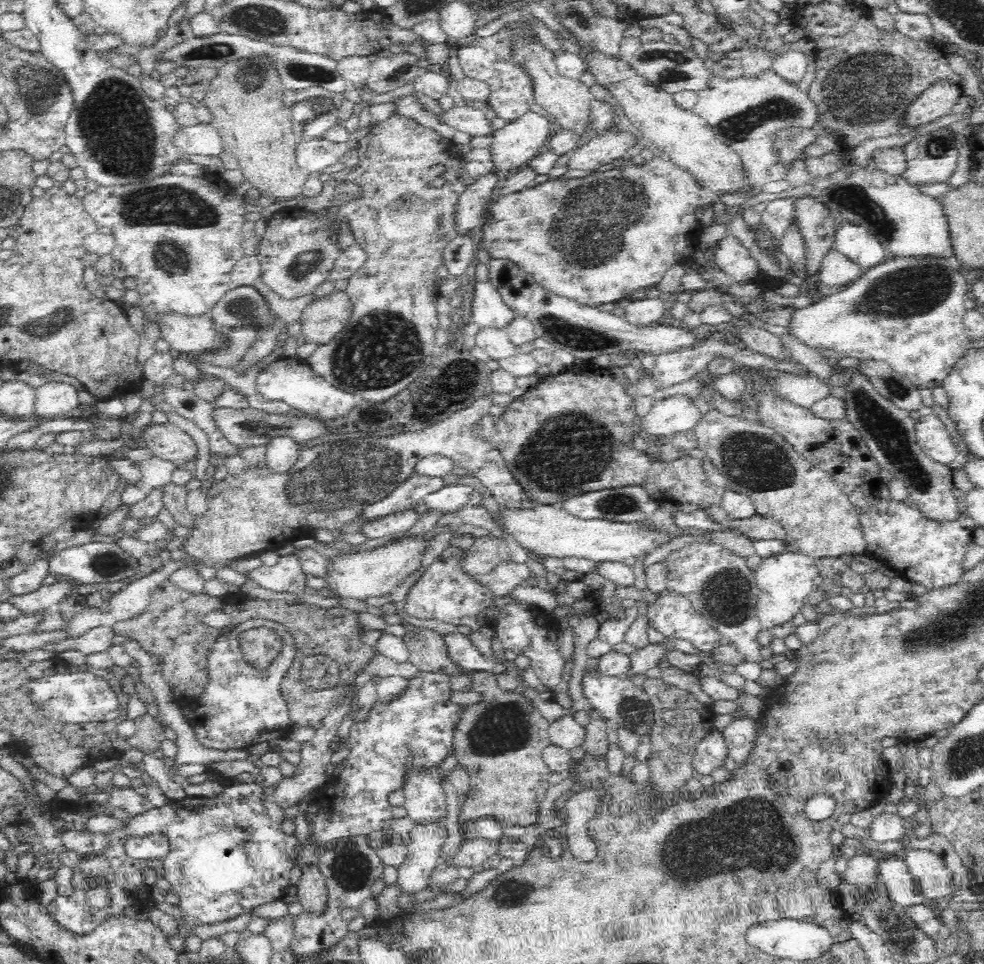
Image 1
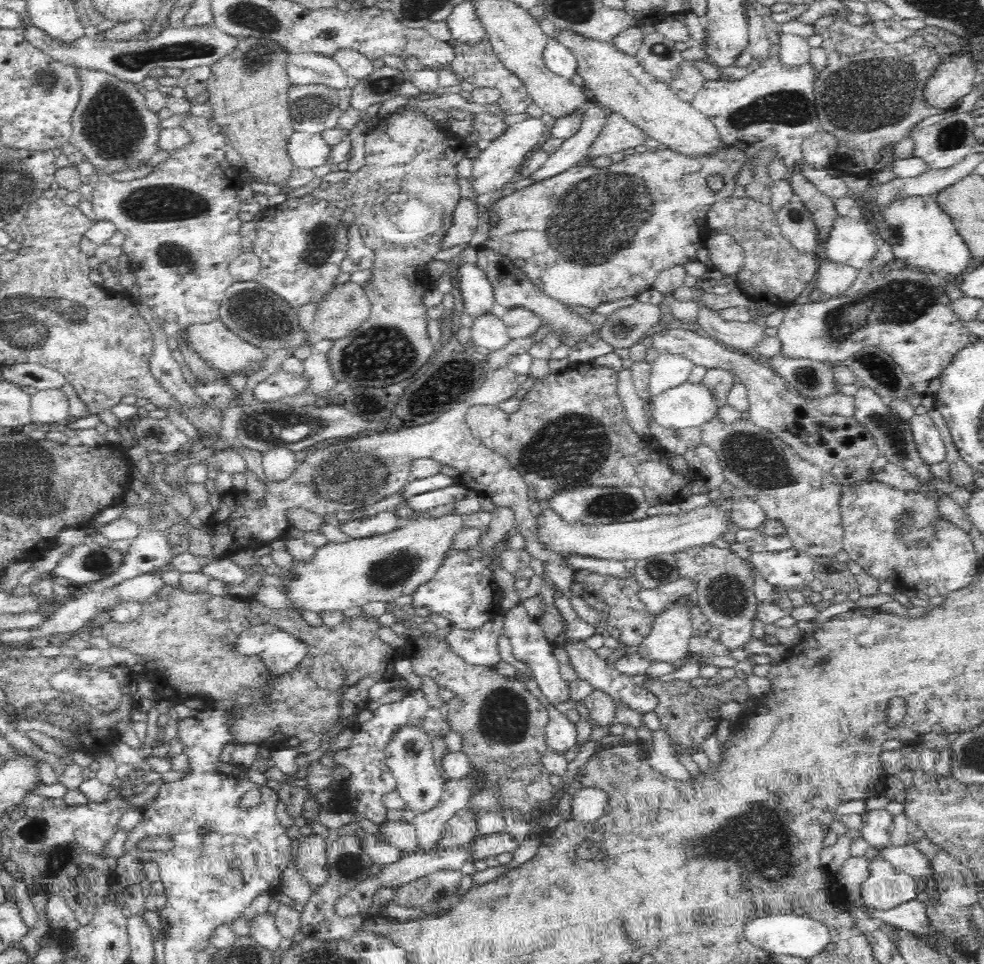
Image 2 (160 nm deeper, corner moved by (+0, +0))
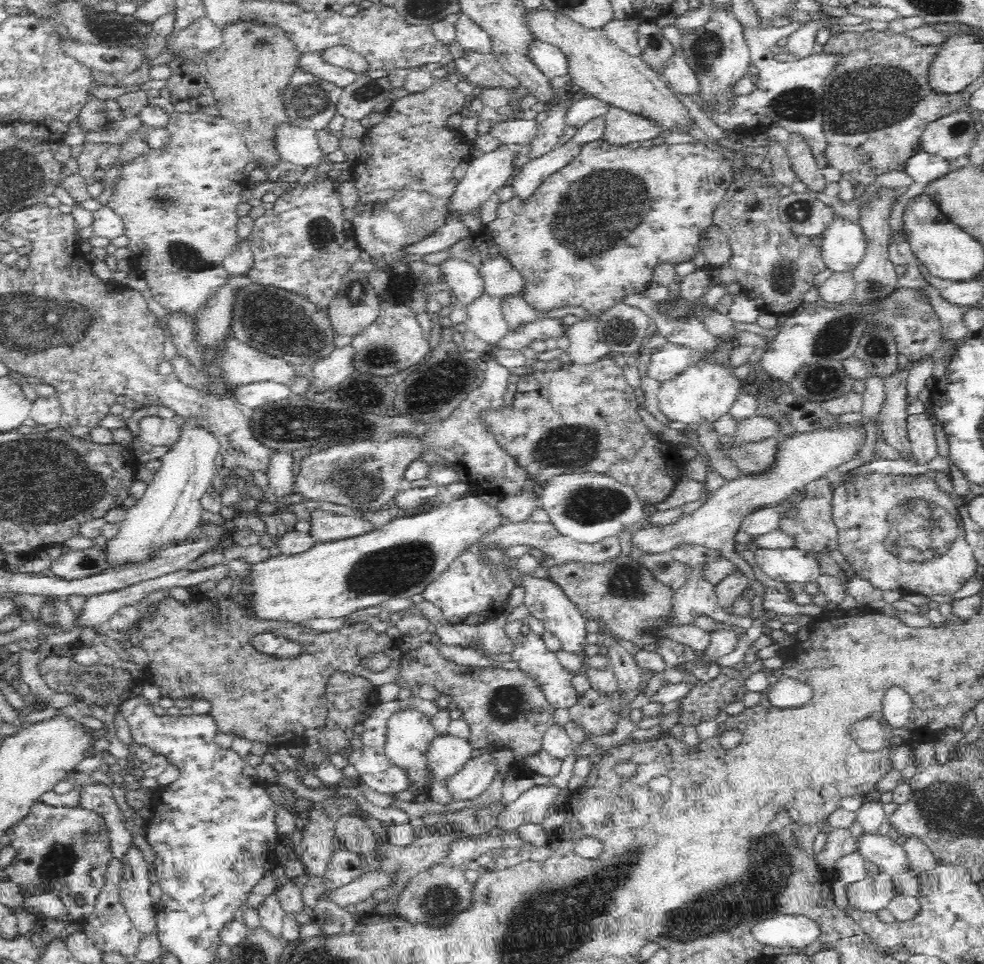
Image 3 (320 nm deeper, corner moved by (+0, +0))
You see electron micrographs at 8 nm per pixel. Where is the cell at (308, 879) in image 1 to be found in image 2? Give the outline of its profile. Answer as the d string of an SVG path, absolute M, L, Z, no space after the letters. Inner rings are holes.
M311 834L304 837L298 846L295 865L303 879L309 884L310 890L313 893L318 892L326 884L329 876L326 862L326 839L320 835Z

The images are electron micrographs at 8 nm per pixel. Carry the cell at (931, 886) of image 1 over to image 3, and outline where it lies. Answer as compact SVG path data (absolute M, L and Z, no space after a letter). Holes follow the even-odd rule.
M866 834L856 840L857 850L864 858L873 862L883 873L902 874L910 869L910 859L904 847L886 835Z

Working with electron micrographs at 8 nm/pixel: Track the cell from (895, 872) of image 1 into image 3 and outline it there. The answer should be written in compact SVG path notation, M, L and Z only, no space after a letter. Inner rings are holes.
M888 873L863 878L860 882L847 884L848 904L869 913L887 908L890 900L896 898L896 886Z

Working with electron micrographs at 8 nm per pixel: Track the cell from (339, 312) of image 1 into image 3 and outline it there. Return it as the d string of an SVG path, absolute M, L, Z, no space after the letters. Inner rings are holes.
M349 271L336 296L326 308L330 329L336 336L362 333L378 316L379 295L370 285L365 271Z

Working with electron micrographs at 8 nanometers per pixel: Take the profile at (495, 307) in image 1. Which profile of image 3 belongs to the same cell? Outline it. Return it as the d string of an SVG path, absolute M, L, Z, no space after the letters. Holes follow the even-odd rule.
M453 258L439 266L444 280L452 289L454 296L460 300L461 306L467 308L485 293L484 279L478 268L468 262Z

